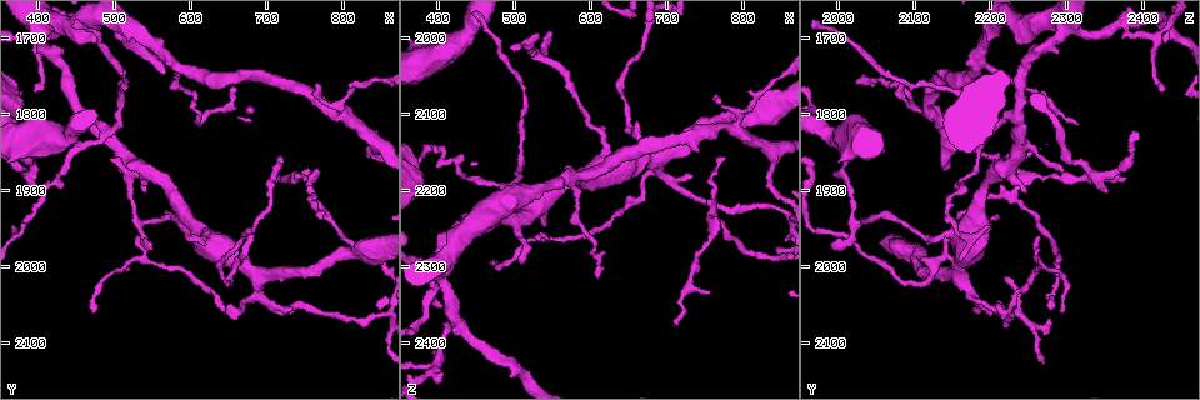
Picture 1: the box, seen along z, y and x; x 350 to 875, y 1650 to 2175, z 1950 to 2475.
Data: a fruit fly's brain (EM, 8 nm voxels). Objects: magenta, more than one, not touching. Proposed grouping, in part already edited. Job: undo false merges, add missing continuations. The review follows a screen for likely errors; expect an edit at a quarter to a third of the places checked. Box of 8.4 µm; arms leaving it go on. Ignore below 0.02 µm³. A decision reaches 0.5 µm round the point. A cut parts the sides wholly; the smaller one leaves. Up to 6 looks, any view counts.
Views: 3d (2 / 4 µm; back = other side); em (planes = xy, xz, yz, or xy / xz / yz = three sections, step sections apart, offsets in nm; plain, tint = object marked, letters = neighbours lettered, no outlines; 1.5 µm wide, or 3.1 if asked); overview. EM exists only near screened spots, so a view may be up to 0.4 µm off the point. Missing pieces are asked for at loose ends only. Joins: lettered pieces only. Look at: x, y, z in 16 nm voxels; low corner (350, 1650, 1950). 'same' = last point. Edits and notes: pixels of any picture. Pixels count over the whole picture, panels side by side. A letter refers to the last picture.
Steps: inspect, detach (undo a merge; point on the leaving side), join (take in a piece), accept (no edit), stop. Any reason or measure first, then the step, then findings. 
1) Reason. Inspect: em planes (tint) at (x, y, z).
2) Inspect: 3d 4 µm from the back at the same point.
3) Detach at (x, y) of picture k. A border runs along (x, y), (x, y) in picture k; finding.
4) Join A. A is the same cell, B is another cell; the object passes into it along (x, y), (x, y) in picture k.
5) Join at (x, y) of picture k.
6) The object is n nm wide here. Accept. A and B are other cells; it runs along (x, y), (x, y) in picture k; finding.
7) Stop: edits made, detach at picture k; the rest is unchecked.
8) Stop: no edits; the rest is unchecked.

Arms part here. Inspect: 3d 4 µm at (395, 1695, 2425).

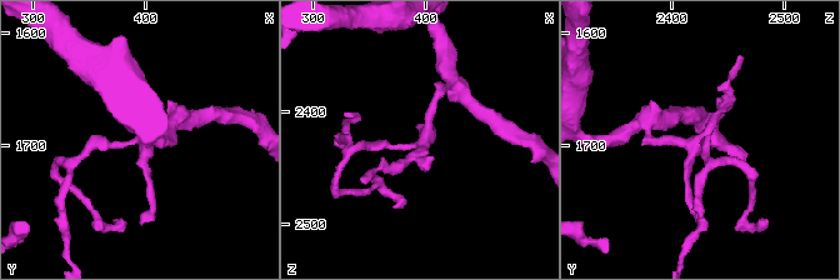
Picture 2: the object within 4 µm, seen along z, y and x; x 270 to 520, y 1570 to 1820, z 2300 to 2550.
Inspect: em xz step 4 (tint) at (400, 1698, 2420).

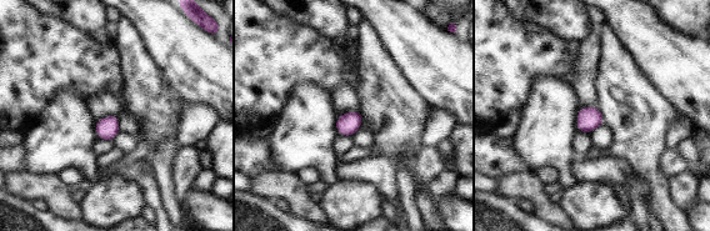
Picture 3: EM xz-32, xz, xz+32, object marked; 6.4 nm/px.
Another direction. Inspect: em xy step 4 (letters) at the same point.

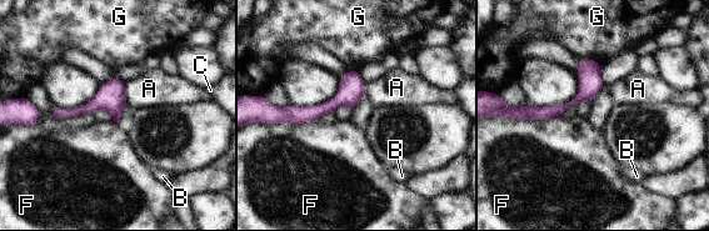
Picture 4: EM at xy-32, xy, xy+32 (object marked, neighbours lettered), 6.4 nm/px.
The object is 170 nm wide here. Accept. A, B, C, F and G are other cells; a border runs along (124, 81), (125, 101), (128, 104) in picture 4; all the same neuron.

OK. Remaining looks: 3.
Free end. Inspect: em planes (letters) at (495, 1860, 2010).

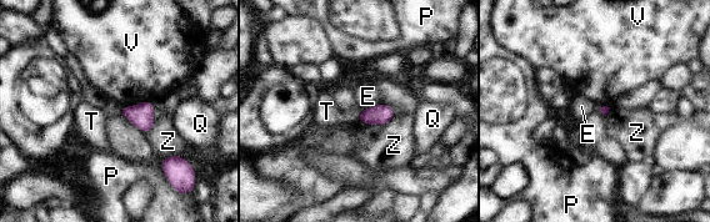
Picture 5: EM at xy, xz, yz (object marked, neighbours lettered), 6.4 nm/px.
Accept. E, P, Q, T, V and Z are other cells; a border runs along (359, 112), (356, 120) in picture 5; no lettered piece goes on from it.

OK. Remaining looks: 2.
Tapers out. Inspect: em yz step 8 (tint) at (710, 1885, 2375).

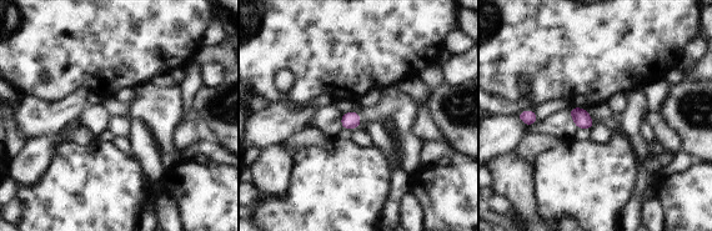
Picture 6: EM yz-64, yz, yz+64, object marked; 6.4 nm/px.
Another direction. Inspect: em planes (letters) at the same point.

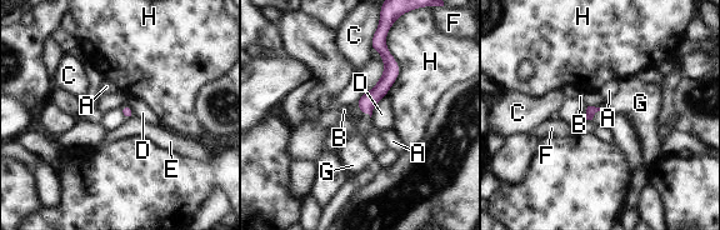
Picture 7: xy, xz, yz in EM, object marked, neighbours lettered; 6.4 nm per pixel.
Join G. G is the same cell, A, B, C, D, E, F and H are other cells; the object passes into it along (366, 103), (366, 113), (353, 149) in picture 7; the neuron continues.

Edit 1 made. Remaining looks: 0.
Stop: edits made, join at picture 7; the rest is unchecked.

